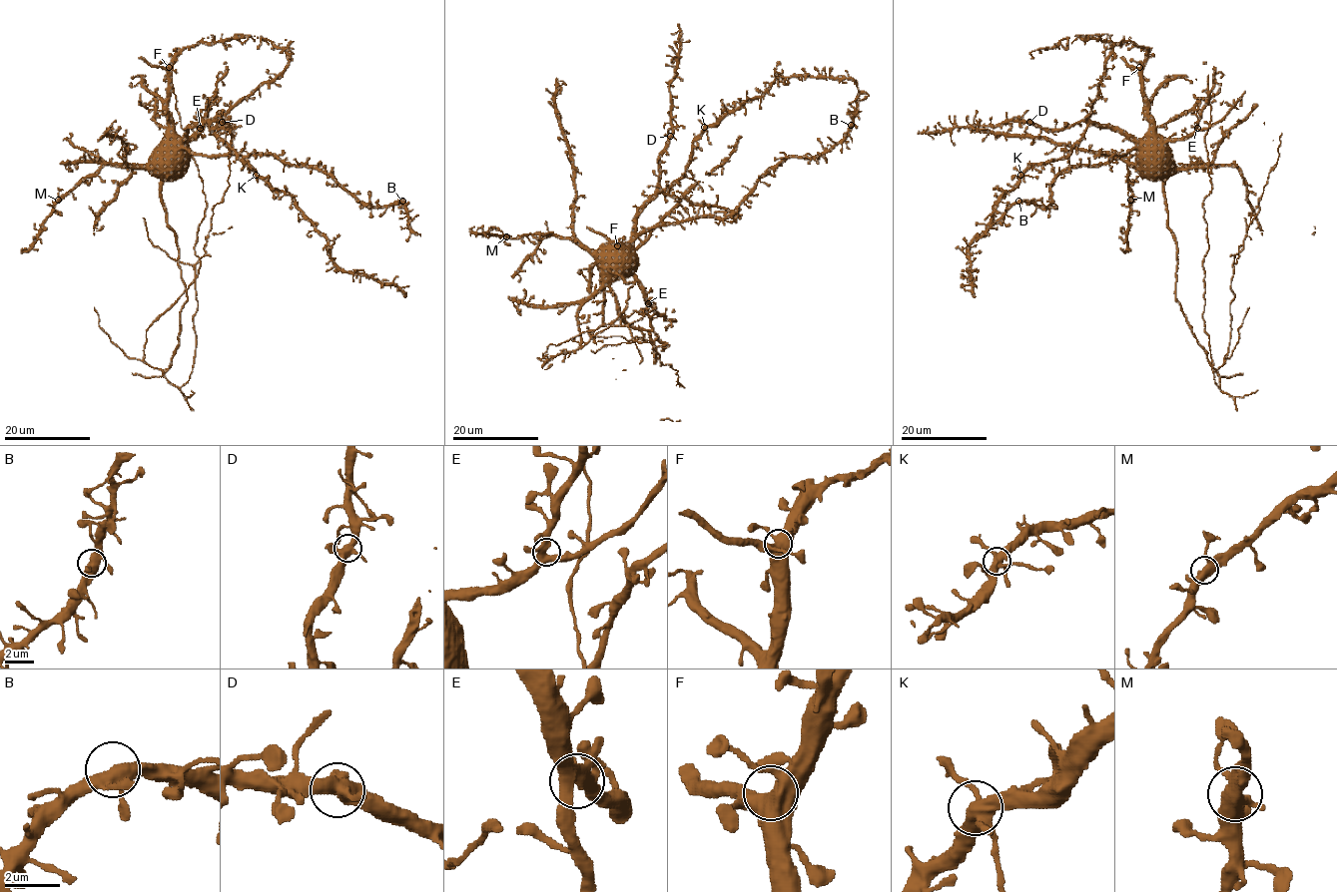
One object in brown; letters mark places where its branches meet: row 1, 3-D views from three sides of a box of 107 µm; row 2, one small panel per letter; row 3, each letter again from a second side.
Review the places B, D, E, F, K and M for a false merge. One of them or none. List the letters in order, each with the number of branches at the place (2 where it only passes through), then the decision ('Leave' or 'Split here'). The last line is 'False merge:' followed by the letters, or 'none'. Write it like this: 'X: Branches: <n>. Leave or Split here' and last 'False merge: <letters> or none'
B: Branches: 4. Leave
D: Branches: 4. Leave
E: Branches: 4. Leave
F: Branches: 4. Leave
K: Branches: 5. Leave
M: Branches: 4. Leave
False merge: none

